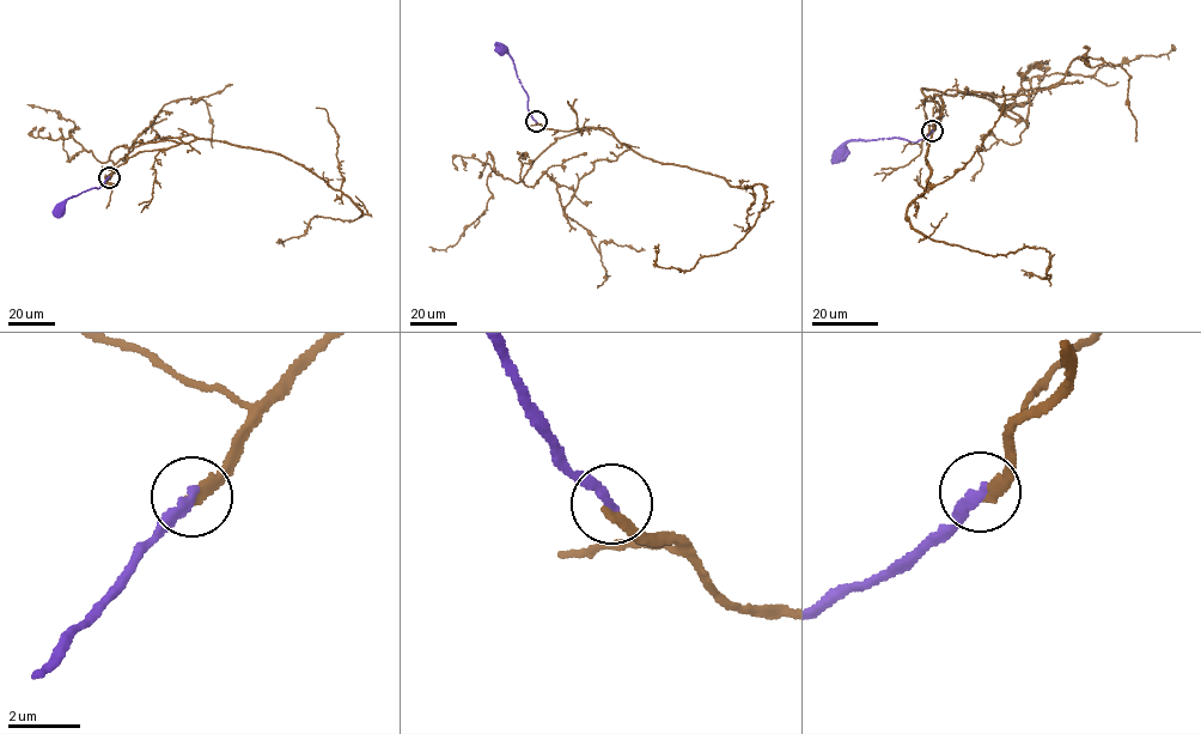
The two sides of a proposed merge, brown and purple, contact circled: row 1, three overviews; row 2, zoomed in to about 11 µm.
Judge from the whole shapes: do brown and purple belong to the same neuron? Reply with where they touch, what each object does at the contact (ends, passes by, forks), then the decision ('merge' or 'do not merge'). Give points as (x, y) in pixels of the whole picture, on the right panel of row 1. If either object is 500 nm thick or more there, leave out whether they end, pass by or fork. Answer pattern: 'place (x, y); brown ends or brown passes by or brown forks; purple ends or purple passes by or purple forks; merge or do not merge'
place (932, 131); brown ends; purple ends; do not merge

